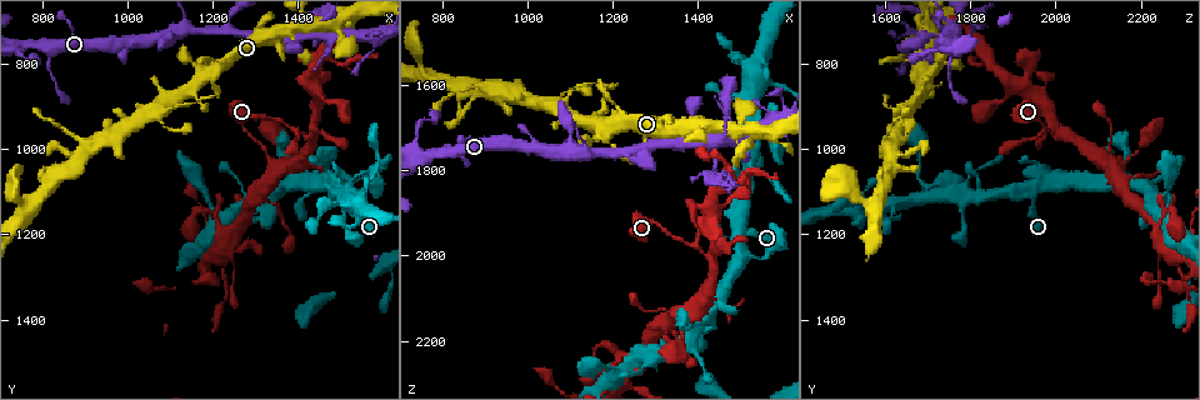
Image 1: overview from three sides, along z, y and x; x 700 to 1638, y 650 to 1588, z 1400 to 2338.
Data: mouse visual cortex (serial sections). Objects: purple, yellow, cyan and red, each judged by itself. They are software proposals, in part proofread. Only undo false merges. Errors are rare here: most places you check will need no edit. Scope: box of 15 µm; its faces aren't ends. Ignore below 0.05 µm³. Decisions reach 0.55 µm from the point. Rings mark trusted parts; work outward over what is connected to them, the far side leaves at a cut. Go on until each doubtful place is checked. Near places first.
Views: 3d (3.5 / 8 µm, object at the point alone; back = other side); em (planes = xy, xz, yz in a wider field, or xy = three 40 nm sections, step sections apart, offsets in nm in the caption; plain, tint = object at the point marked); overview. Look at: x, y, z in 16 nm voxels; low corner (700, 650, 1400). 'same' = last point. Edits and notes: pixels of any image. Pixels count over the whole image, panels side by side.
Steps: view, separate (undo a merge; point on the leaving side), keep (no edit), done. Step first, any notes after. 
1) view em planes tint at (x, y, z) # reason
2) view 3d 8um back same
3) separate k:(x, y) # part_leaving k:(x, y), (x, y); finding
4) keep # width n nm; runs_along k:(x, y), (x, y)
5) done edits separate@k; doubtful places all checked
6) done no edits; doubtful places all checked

view 3d 3.5um at (1485, 1110, 1945) # four arms meet

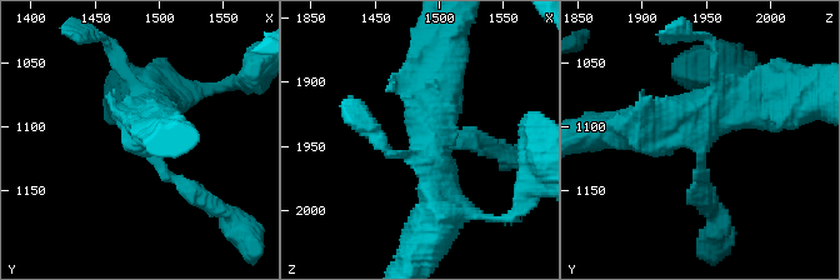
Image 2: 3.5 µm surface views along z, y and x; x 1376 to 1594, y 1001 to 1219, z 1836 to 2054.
view em xy step 2 plain same # arms 4; arm_widths 250, 250, 450, 600 nm

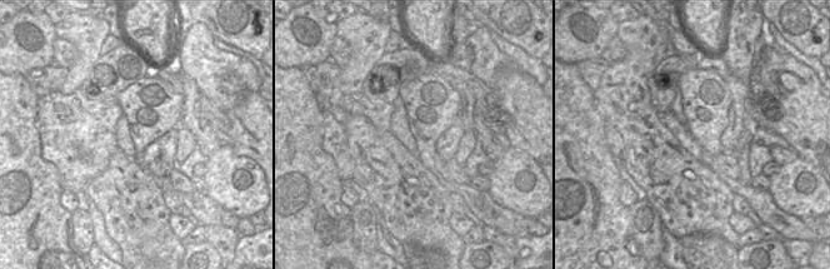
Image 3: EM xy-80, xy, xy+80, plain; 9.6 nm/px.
view em xy step 2 tint same # with the object marked

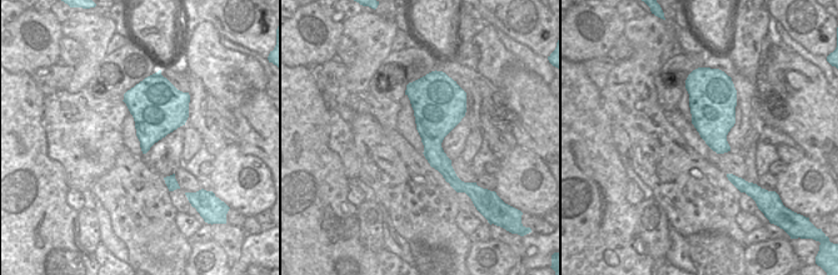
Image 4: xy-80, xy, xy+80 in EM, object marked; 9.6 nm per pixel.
keep # runs_along 2:(704, 201), (704, 125), (761, 101); all the same cell

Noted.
view 3d 3.5um at (1420, 975, 2005) # a narrow waist

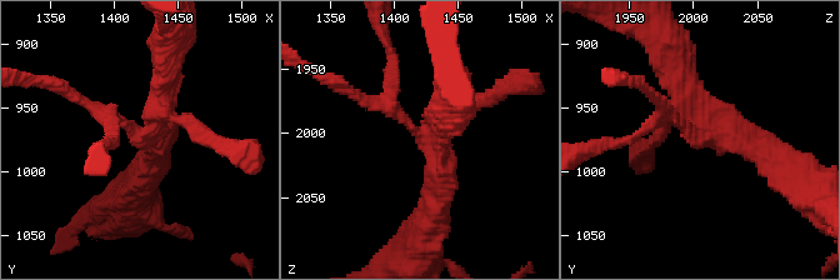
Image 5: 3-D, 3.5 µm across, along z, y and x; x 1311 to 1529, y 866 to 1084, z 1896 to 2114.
view em xy step 2 tint at (1420, 972, 2000)

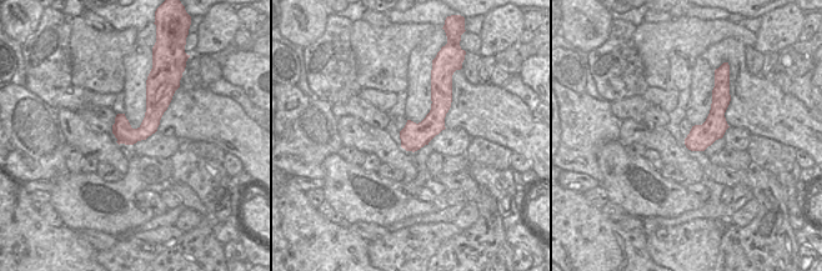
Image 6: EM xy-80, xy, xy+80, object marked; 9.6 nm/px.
keep # width 260 nm; runs_along 6:(717, 89), (716, 124), (693, 147); all the same cell

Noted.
view 3d 3.5um back at (1440, 715, 1805) # thin neck

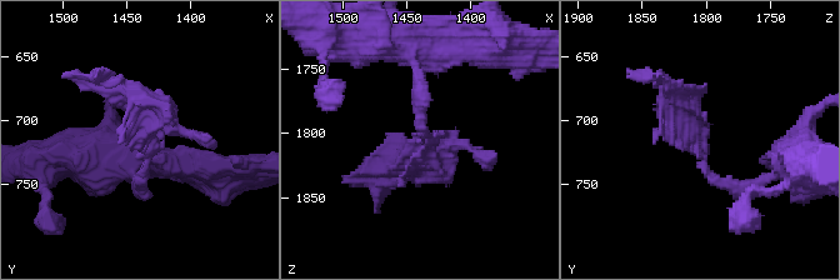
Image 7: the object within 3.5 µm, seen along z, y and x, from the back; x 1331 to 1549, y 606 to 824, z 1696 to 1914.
view em xy step 1 plain at (1436, 718, 1810) # now the EM

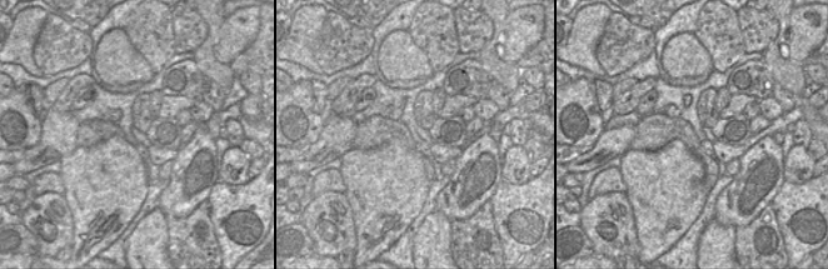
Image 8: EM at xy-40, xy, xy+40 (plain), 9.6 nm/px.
view em xy step 1 tint same

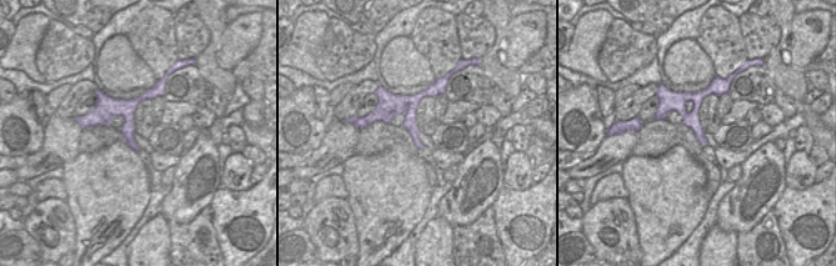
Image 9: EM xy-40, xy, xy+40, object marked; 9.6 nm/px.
separate 7:(445, 144) # a second cell is stuck on

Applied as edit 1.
done edits separate@7; doubtful places all checked

